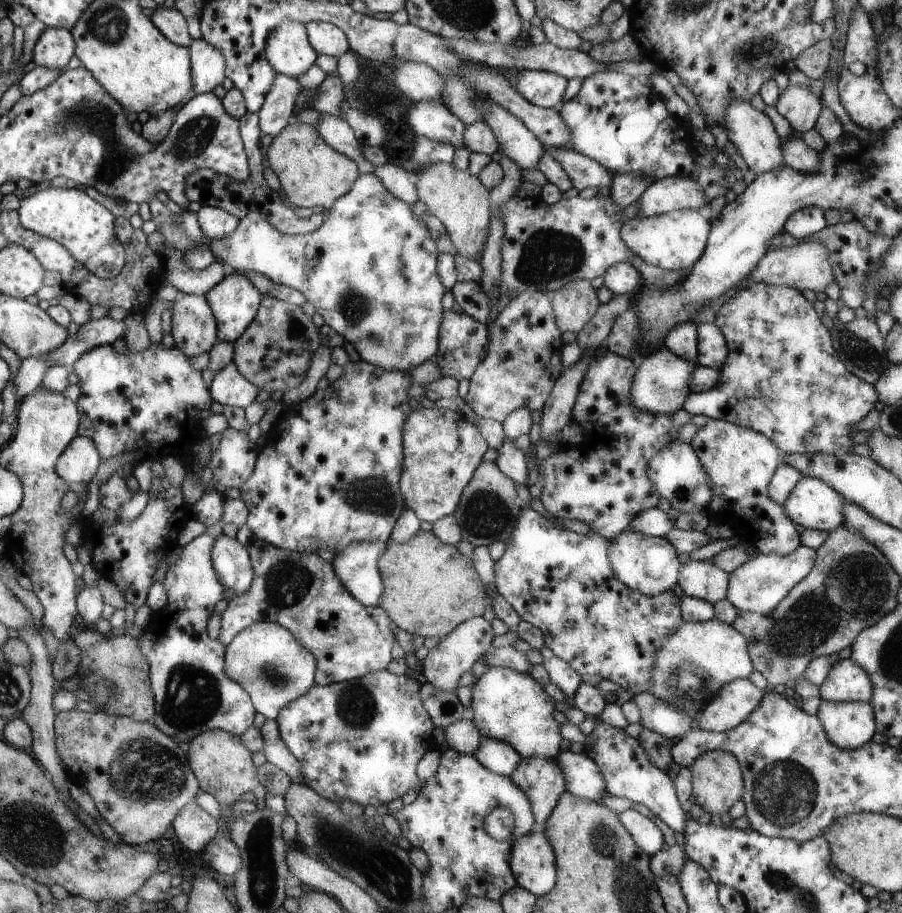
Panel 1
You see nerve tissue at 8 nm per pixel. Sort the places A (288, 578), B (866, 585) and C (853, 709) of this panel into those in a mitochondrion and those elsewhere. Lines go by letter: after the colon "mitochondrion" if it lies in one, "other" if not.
A: mitochondrion
B: mitochondrion
C: other

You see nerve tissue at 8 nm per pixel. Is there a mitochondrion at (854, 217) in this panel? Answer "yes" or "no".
no

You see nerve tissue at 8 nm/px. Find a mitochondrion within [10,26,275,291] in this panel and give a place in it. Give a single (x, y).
(199, 132)

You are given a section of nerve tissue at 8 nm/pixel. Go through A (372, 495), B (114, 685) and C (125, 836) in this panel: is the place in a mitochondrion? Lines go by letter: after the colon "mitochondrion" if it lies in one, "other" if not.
A: mitochondrion
B: mitochondrion
C: other

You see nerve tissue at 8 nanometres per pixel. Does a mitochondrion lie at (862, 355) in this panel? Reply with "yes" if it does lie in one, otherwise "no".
yes

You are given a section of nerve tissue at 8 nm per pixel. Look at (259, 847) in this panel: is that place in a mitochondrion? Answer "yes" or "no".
yes

